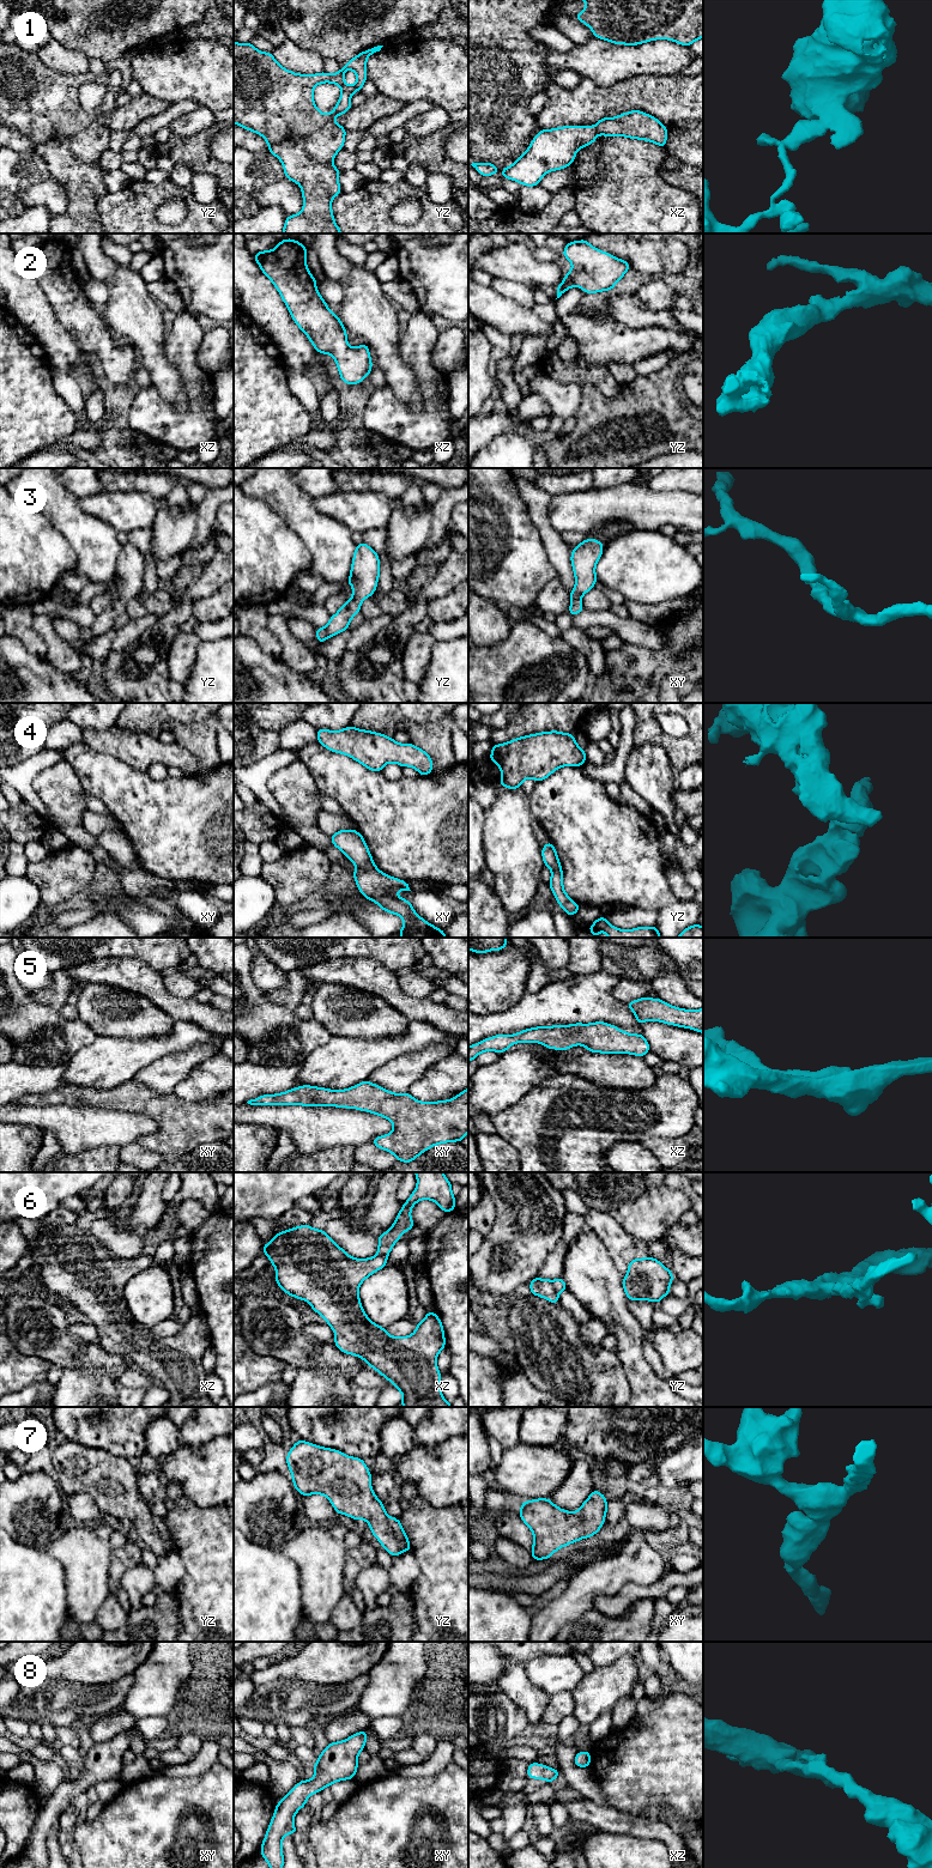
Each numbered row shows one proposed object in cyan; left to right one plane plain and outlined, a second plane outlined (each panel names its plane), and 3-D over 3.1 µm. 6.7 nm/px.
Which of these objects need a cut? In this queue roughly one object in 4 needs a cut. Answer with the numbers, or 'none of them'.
1, 4

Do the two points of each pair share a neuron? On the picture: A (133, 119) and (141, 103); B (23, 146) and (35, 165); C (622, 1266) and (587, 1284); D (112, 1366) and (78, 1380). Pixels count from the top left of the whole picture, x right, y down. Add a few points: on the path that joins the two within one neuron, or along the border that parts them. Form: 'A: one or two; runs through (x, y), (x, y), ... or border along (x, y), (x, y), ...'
A: one; runs through (133, 115), (140, 107)
B: two; border along (12, 149), (32, 152)
C: two; border along (604, 1243), (617, 1271), (623, 1277)
D: two; border along (76, 1359), (90, 1371), (102, 1369), (117, 1383)

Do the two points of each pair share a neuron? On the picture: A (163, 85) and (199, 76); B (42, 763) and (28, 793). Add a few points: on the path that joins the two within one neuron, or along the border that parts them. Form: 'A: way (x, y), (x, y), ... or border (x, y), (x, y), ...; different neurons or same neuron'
A: way (171, 77), (191, 76); same neuron
B: way (35, 769), (28, 776), (28, 786); same neuron

